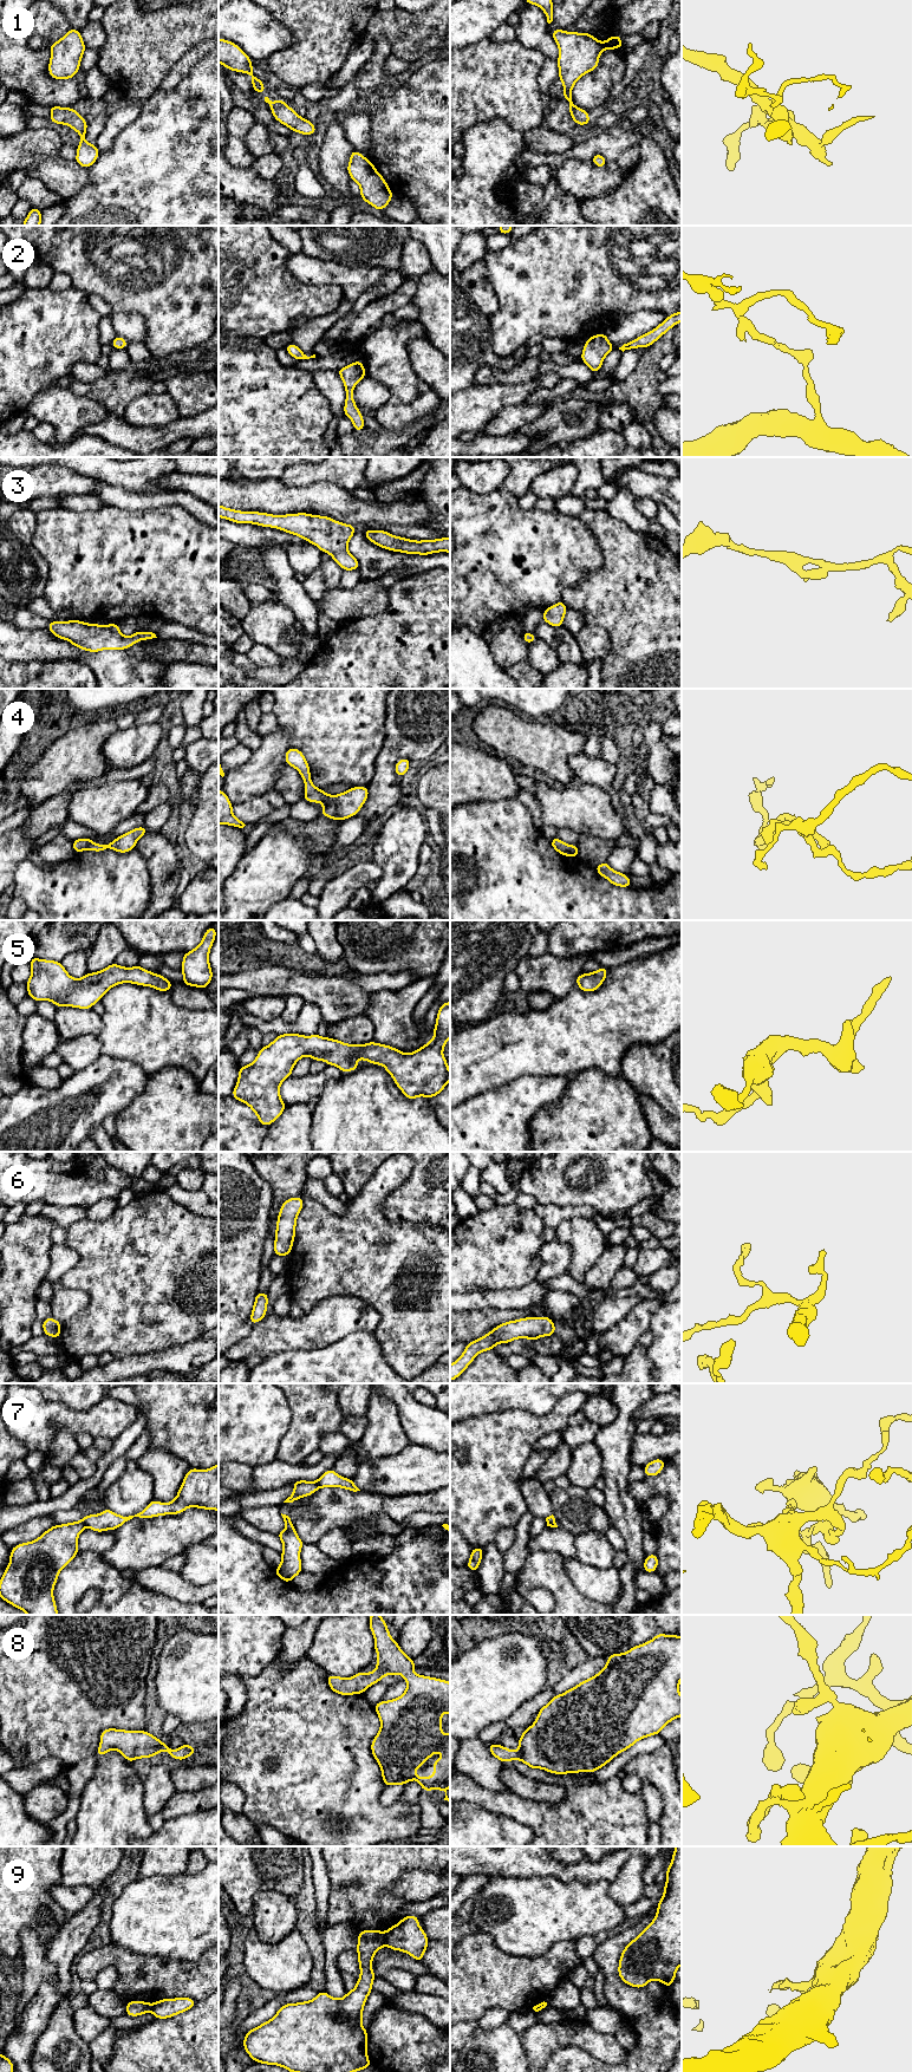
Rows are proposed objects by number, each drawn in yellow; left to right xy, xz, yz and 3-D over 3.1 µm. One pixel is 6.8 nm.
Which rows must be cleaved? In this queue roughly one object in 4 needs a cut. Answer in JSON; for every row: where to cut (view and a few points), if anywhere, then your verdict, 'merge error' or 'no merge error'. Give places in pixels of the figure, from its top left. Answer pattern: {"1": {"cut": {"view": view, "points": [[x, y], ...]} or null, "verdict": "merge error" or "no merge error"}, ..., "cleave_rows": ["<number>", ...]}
{"1": {"cut": null, "verdict": "no merge error"}, "2": {"cut": null, "verdict": "no merge error"}, "3": {"cut": null, "verdict": "no merge error"}, "4": {"cut": null, "verdict": "no merge error"}, "5": {"cut": null, "verdict": "no merge error"}, "6": {"cut": null, "verdict": "no merge error"}, "7": {"cut": {"view": "xy", "points": [[82, 1520], [86, 1526]]}, "verdict": "merge error"}, "8": {"cut": null, "verdict": "no merge error"}, "9": {"cut": {"view": "xz", "points": [[383, 1933], [385, 1945]]}, "verdict": "merge error"}, "cleave_rows": ["7", "9"]}

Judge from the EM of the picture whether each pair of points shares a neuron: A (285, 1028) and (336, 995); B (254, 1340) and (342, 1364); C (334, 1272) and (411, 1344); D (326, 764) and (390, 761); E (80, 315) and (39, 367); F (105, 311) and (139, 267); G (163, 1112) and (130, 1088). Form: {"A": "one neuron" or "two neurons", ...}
{"A": "two neurons", "B": "two neurons", "C": "one neuron", "D": "two neurons", "E": "one neuron", "F": "two neurons", "G": "two neurons"}

